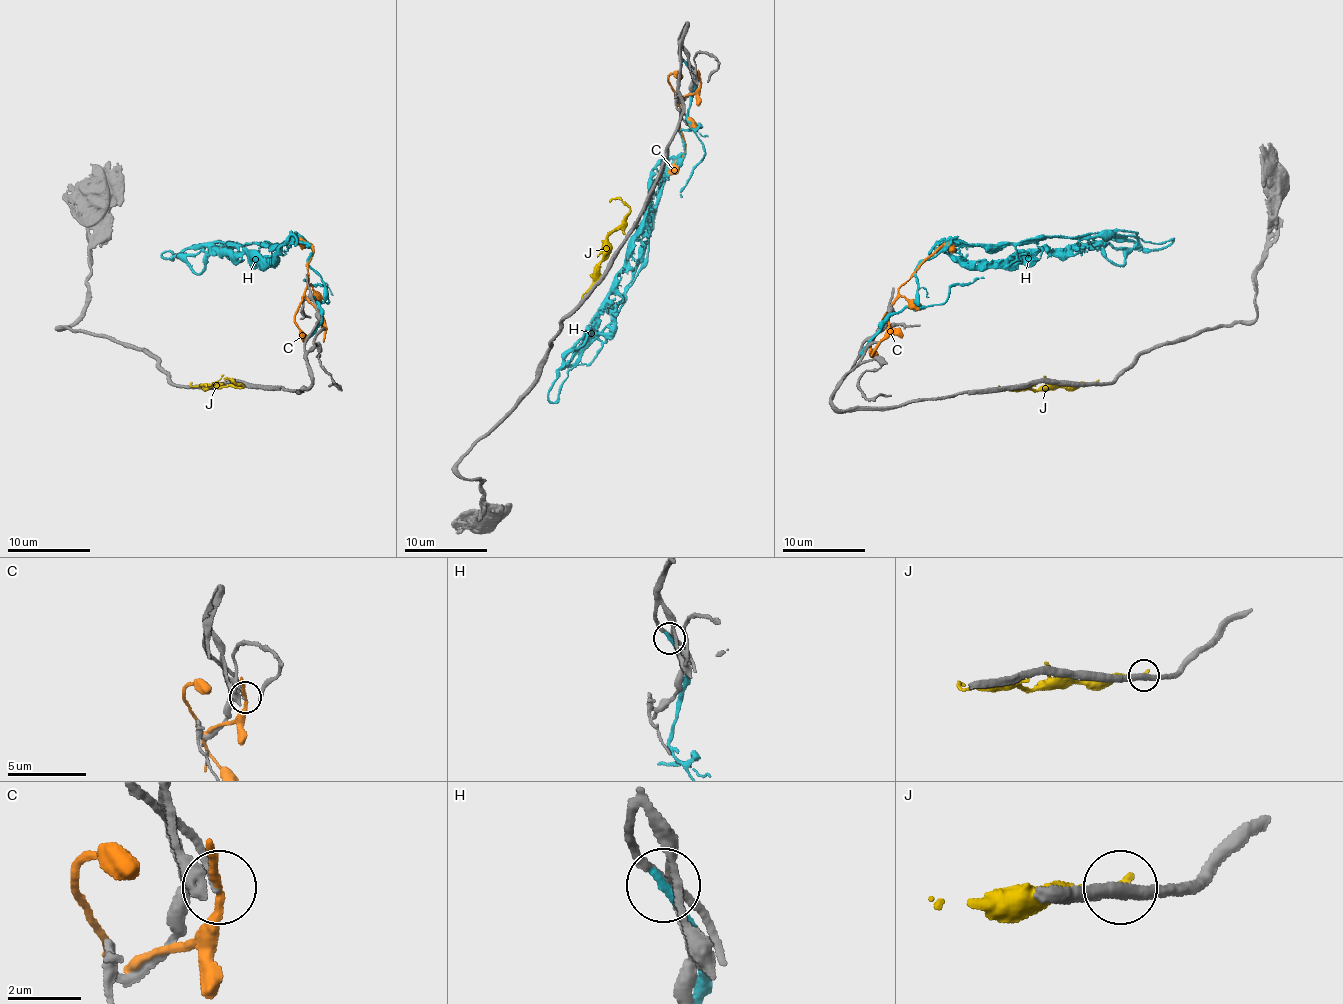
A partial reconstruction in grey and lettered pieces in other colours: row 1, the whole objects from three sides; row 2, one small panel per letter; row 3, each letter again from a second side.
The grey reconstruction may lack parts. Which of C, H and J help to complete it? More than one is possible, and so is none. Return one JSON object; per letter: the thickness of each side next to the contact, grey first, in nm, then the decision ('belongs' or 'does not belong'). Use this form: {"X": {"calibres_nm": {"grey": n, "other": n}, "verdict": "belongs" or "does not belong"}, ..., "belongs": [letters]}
{"C": {"calibres_nm": {"grey": 240, "other": 220}, "verdict": "does not belong"}, "H": {"calibres_nm": {"grey": 200, "other": 320}, "verdict": "belongs"}, "J": {"calibres_nm": {"grey": 360, "other": 180}, "verdict": "does not belong"}, "belongs": ["H"]}

